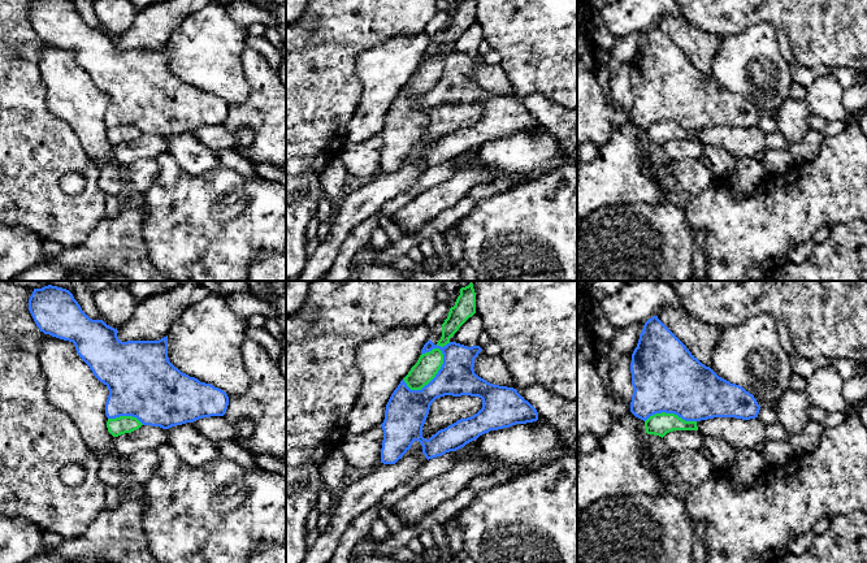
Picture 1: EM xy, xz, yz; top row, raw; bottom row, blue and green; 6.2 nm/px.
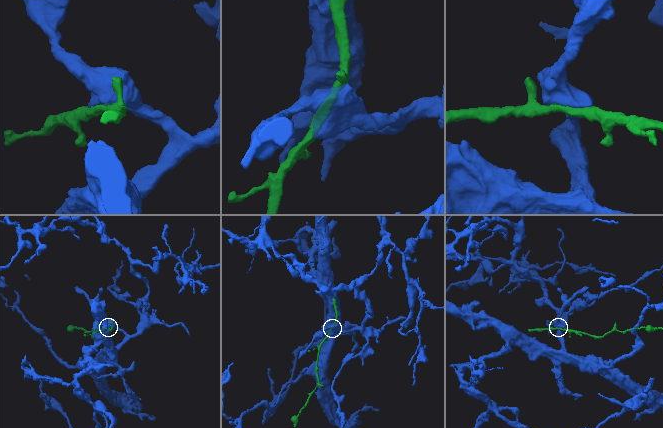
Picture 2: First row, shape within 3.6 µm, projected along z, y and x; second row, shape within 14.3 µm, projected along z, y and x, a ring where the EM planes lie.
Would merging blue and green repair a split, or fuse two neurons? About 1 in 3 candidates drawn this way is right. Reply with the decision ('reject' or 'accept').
reject

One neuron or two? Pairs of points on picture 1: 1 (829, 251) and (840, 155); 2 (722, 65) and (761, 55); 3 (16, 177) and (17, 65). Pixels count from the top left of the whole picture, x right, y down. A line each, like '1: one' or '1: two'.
1: two
2: one
3: one

